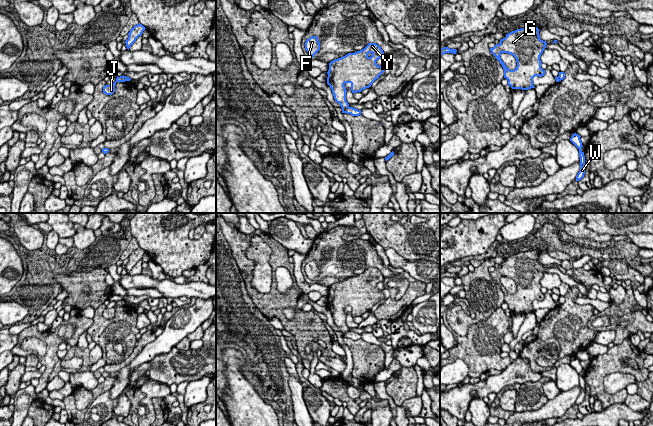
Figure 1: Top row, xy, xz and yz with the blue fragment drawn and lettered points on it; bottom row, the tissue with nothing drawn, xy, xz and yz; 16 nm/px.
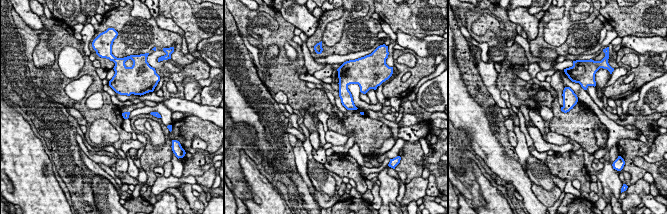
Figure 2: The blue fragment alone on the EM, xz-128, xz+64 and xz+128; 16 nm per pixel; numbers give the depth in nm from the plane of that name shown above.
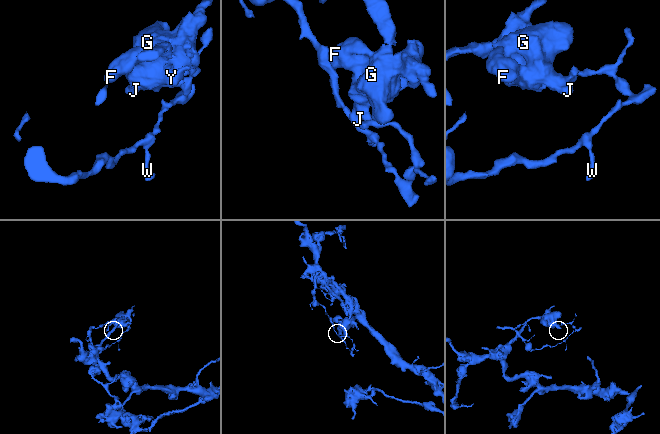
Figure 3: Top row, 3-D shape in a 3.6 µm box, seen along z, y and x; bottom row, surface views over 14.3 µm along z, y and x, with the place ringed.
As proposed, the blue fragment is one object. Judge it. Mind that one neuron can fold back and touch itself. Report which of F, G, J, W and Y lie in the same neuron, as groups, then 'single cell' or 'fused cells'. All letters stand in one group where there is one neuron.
F G J Y / W | fused cells

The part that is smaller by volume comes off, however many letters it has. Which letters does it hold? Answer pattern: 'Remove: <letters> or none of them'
Remove: W

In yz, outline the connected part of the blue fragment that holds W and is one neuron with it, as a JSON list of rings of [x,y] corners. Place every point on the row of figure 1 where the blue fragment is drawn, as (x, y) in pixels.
[[[574,133],[570,138],[570,141],[579,149],[580,171],[576,176],[576,181],[581,180],[585,174],[585,156],[584,156],[584,152],[581,150],[583,145],[580,137],[581,137],[580,135]]]

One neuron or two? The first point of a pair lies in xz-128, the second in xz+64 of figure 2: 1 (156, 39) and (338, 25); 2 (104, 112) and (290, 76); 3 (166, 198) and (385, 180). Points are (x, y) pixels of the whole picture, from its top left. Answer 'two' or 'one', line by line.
1: two
2: one
3: one

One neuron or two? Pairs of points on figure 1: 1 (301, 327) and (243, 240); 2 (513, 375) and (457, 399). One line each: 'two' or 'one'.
1: one
2: one

